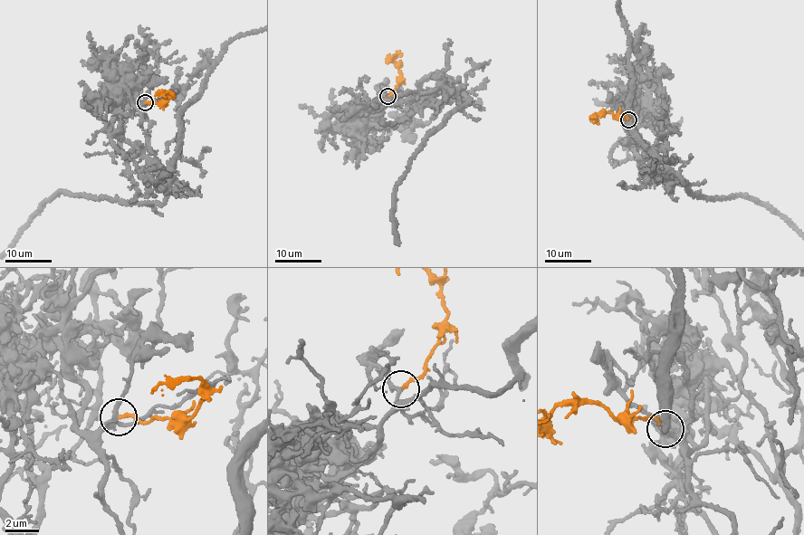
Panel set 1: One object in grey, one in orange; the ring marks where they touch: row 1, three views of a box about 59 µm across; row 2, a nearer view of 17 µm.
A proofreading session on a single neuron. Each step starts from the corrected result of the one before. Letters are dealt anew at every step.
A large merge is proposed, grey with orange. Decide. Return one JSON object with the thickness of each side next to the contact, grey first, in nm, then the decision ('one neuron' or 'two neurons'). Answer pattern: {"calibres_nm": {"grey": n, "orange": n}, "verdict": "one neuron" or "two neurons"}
{"calibres_nm": {"grey": 240, "orange": 200}, "verdict": "two neurons"}

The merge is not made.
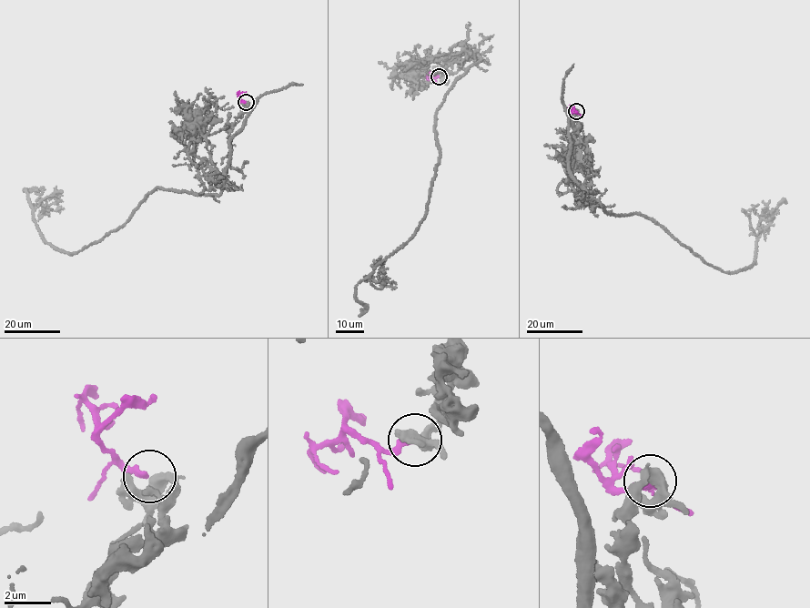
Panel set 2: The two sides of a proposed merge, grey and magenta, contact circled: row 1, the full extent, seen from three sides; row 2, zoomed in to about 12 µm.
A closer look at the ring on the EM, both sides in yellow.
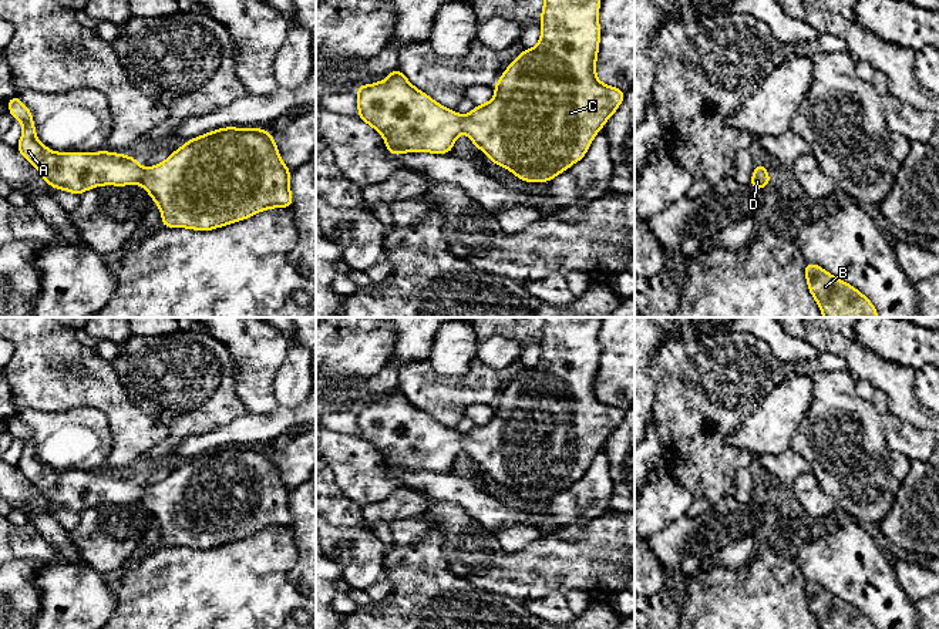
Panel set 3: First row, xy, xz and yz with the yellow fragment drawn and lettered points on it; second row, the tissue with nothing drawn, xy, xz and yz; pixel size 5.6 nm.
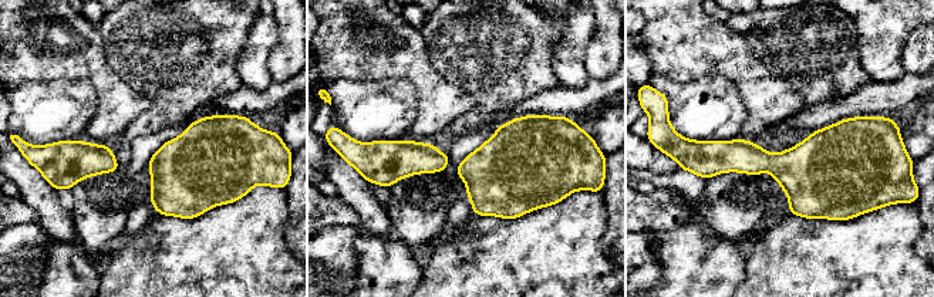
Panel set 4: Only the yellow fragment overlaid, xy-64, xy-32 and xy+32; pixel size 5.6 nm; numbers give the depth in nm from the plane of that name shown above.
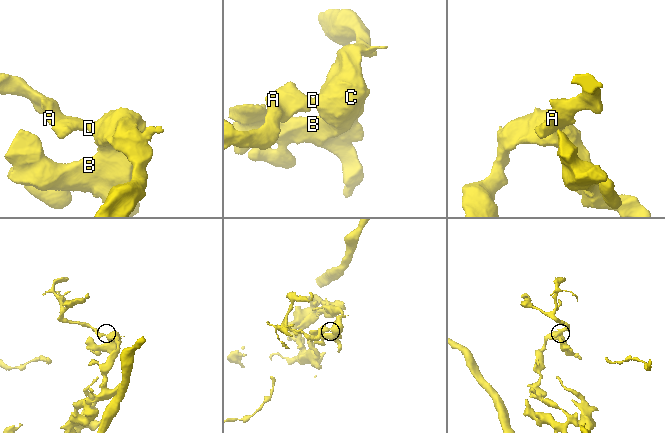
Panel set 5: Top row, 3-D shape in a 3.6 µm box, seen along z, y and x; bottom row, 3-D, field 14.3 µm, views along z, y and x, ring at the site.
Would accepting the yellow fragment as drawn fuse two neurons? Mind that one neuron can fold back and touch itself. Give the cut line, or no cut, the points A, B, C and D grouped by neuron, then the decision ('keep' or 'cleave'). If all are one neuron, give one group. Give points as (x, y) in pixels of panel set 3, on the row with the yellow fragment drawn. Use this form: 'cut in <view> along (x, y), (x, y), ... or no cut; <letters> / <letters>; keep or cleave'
no cut; A B C D; keep

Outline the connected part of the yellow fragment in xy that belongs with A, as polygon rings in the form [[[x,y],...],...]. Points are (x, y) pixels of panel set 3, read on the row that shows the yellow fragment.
[[[18,95],[7,101],[14,120],[23,124],[17,151],[54,189],[80,195],[102,185],[139,184],[159,206],[166,228],[212,231],[248,219],[265,209],[290,208],[290,169],[283,164],[275,138],[262,128],[226,127],[186,141],[164,162],[142,168],[129,155],[100,152],[55,152],[43,145],[36,134],[33,112]]]

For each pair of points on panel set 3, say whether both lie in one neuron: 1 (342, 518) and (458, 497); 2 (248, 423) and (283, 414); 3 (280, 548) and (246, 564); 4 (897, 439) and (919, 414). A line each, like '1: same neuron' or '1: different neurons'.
1: different neurons
2: same neuron
3: same neuron
4: different neurons

